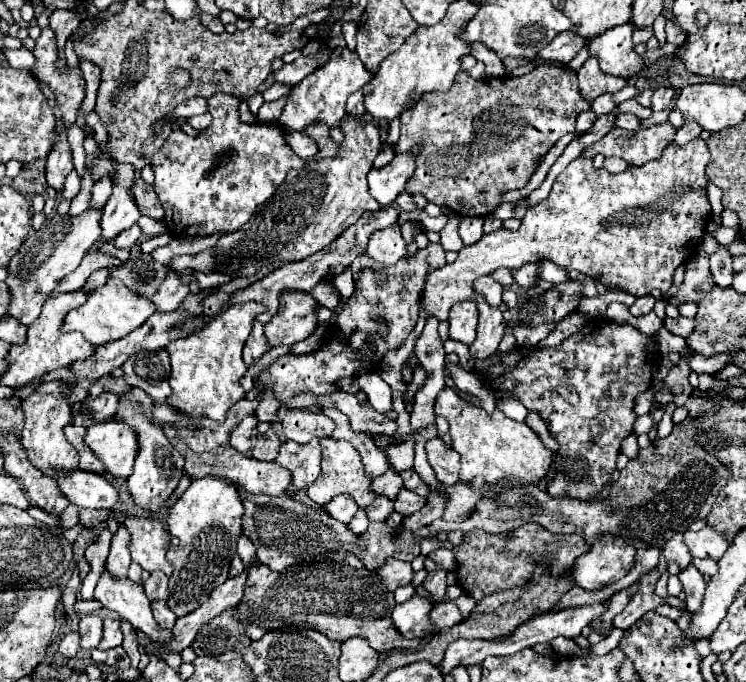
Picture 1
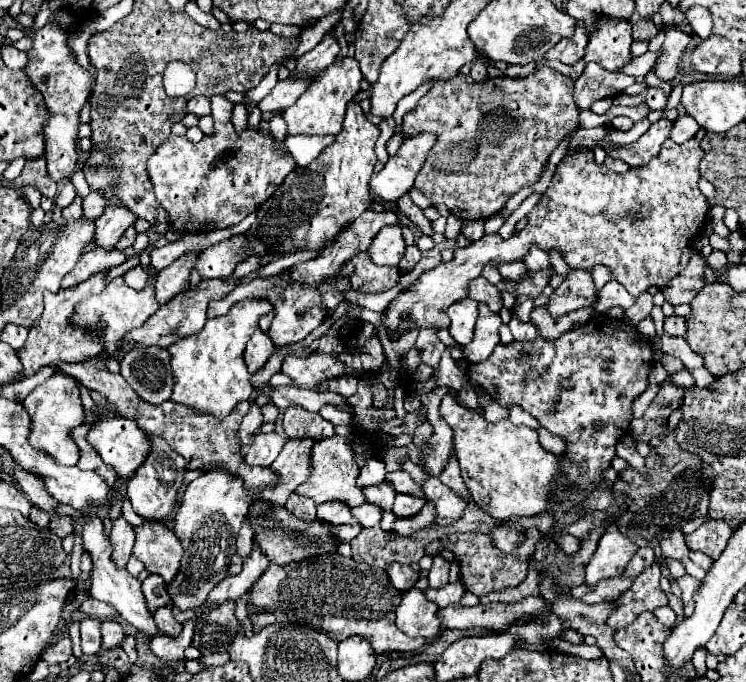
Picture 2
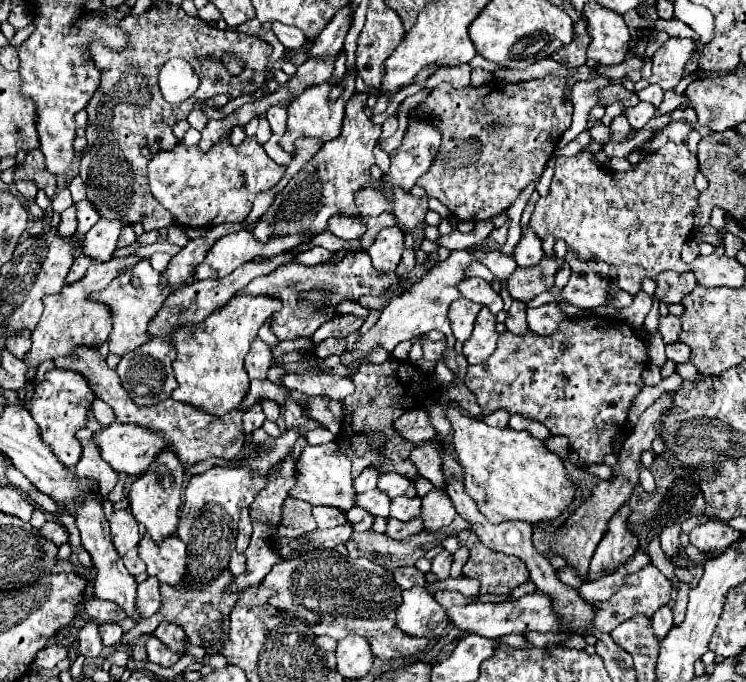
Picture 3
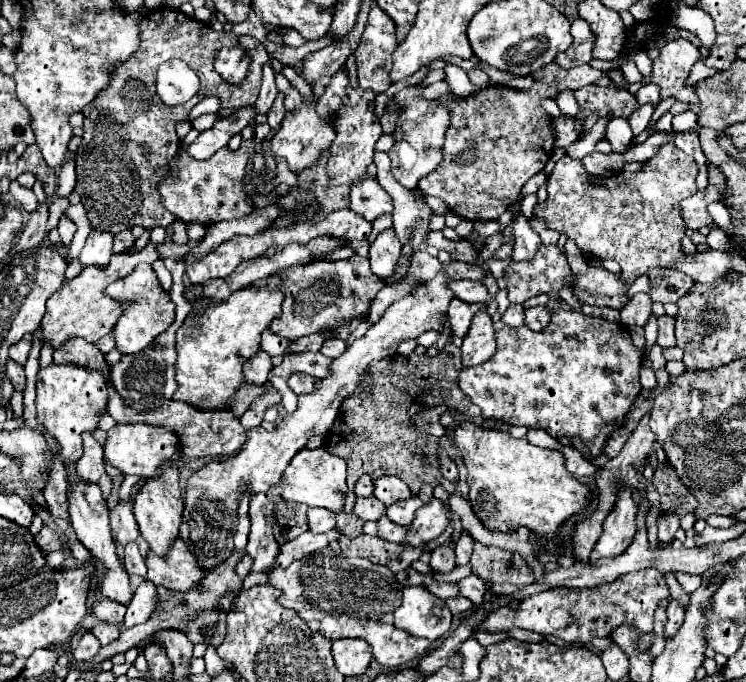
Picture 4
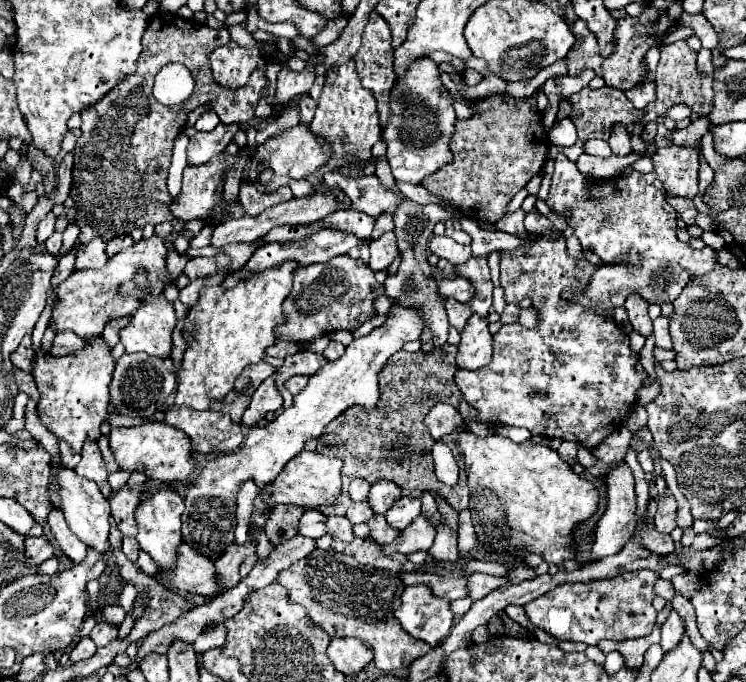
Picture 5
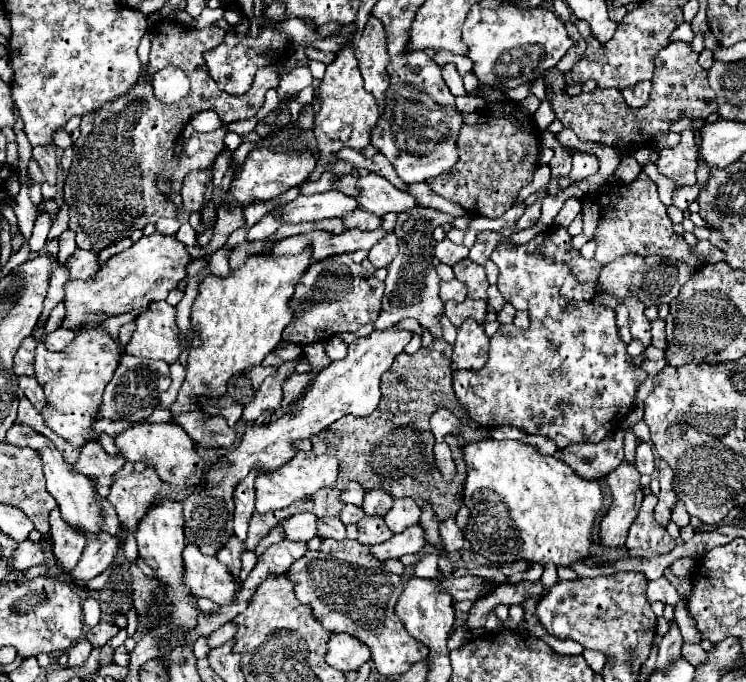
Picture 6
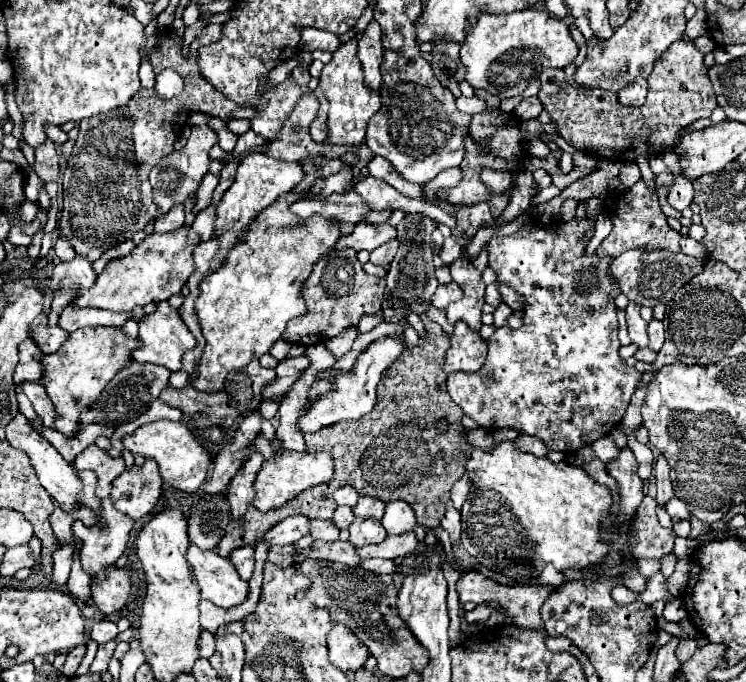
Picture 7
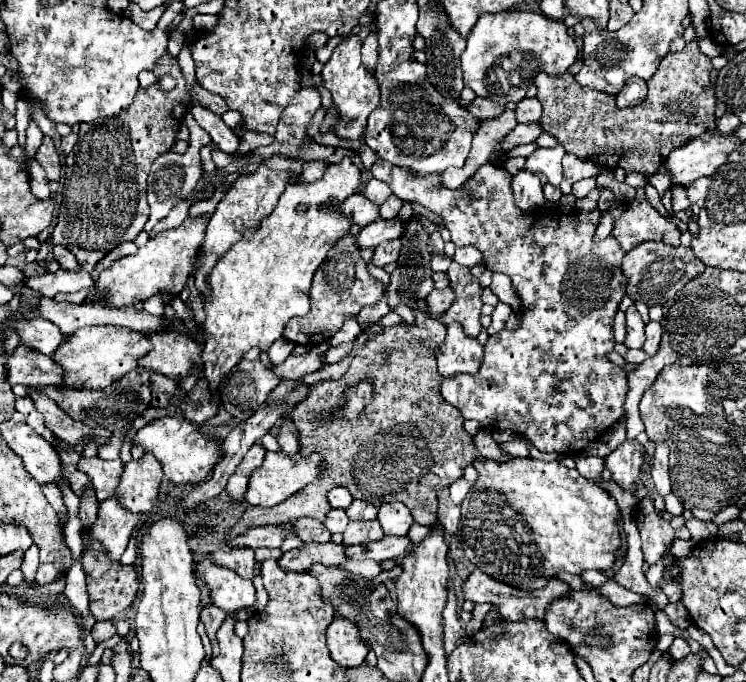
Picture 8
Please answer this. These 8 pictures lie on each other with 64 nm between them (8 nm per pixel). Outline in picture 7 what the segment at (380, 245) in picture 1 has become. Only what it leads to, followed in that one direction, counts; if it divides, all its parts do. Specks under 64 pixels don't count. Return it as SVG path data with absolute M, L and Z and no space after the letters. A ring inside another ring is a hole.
M390 240L388 244L382 244L380 248L372 250L372 254L370 254L370 262L372 262L372 264L378 264L378 266L388 266L388 264L394 260L396 250L398 250L396 240Z

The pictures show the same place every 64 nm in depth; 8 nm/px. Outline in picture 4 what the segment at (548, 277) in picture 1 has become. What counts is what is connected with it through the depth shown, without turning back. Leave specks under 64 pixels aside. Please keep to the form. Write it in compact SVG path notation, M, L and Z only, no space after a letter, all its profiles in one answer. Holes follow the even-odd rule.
M520 212L514 222L512 222L512 234L514 234L514 260L530 260L534 258L538 246L540 246L540 236L530 228L528 218Z

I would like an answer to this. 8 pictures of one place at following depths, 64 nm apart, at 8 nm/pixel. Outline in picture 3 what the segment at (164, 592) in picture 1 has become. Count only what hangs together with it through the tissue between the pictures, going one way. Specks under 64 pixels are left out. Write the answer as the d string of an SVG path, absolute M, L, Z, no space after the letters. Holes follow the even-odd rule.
M146 578L142 584L138 584L138 598L136 598L136 610L140 616L150 618L160 608L160 582L154 578Z

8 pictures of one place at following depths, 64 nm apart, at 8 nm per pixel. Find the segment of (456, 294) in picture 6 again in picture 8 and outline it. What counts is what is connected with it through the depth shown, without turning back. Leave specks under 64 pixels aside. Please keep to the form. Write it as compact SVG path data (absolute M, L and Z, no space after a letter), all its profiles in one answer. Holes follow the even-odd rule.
M450 288L444 290L432 290L426 304L428 304L428 316L430 318L440 318L452 304L454 300L454 292Z

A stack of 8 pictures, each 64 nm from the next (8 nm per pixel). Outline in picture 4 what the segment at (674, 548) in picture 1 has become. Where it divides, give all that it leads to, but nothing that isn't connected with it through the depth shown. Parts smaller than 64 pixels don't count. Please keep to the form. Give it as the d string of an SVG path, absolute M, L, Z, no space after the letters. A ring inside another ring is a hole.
M668 512L668 516L658 516L658 538L662 542L674 542L674 534L680 528L676 514Z

